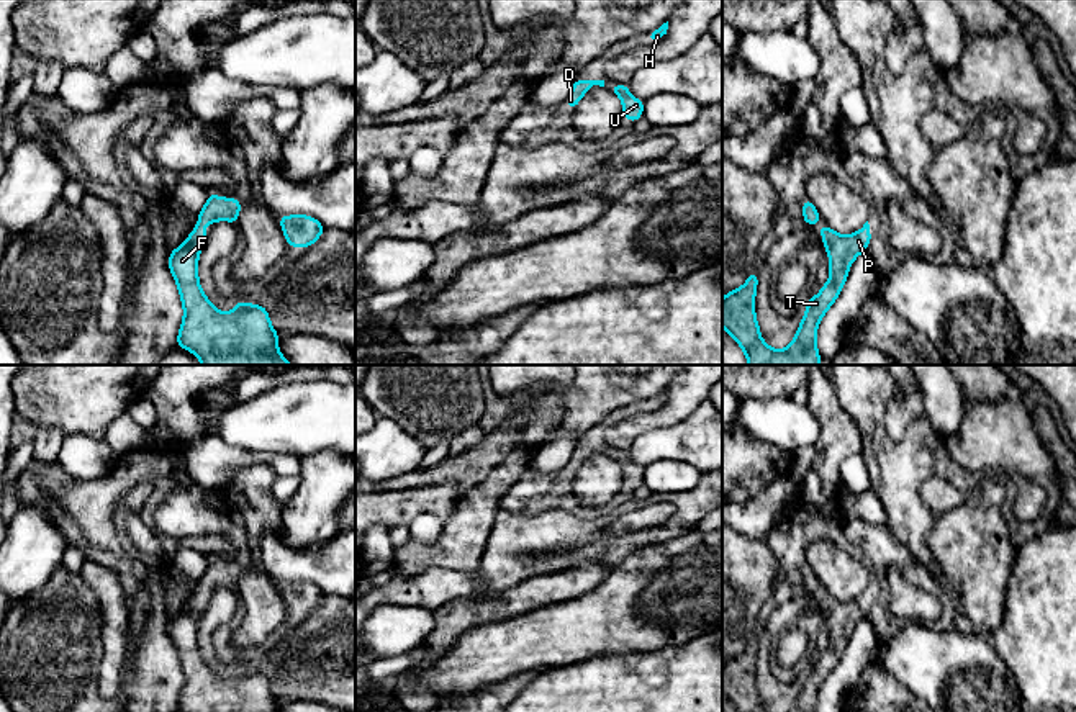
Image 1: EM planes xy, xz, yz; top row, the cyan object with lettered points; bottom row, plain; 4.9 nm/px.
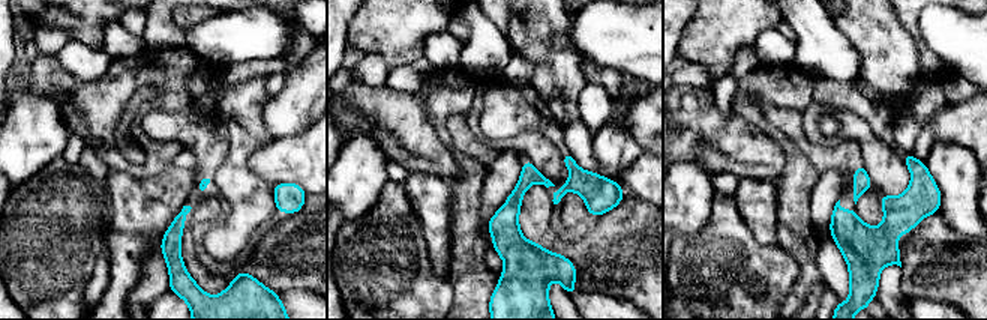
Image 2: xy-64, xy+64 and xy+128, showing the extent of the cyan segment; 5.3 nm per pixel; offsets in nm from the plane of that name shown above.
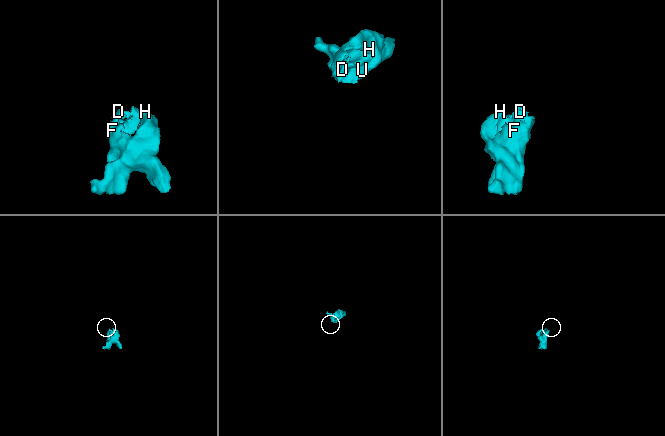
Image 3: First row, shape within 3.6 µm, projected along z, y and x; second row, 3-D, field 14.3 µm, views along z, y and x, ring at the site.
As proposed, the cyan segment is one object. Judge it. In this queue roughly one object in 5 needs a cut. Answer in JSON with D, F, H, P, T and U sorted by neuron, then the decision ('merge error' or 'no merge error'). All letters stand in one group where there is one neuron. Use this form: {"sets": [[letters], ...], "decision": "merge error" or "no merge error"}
{"sets": [["D", "F", "H", "P", "T", "U"]], "decision": "no merge error"}

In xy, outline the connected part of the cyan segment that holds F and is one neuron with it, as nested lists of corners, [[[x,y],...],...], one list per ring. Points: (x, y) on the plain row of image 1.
[[[208,558],[208,566],[198,579],[197,593],[185,609],[169,622],[169,637],[179,653],[183,671],[175,712],[277,712],[280,702],[270,691],[262,671],[241,666],[231,679],[221,679],[203,661],[198,648],[198,622],[208,601],[203,591],[219,586],[237,591],[242,570],[237,565],[223,565]]]

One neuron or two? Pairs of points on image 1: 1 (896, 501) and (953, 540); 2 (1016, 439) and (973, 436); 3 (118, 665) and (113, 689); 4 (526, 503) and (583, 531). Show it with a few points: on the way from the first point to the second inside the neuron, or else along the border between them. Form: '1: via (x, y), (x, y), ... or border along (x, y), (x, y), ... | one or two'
1: border along (934, 518), (927, 545), (939, 563) | two
2: via (1006, 439), (983, 436) | one
3: via (113, 671), (113, 683) | one
4: border along (501, 506), (518, 513), (536, 513) | two

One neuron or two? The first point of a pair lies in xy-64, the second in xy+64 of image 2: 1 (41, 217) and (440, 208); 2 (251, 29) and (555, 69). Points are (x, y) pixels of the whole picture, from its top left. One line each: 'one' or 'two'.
1: two
2: two

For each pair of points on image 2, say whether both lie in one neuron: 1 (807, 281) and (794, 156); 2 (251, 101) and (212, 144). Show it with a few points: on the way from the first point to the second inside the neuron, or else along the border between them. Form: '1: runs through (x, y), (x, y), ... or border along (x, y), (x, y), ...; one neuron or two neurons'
1: runs through (803, 250), (794, 227), (794, 188); one neuron
2: border along (216, 113), (228, 137), (228, 153), (222, 164); two neurons

